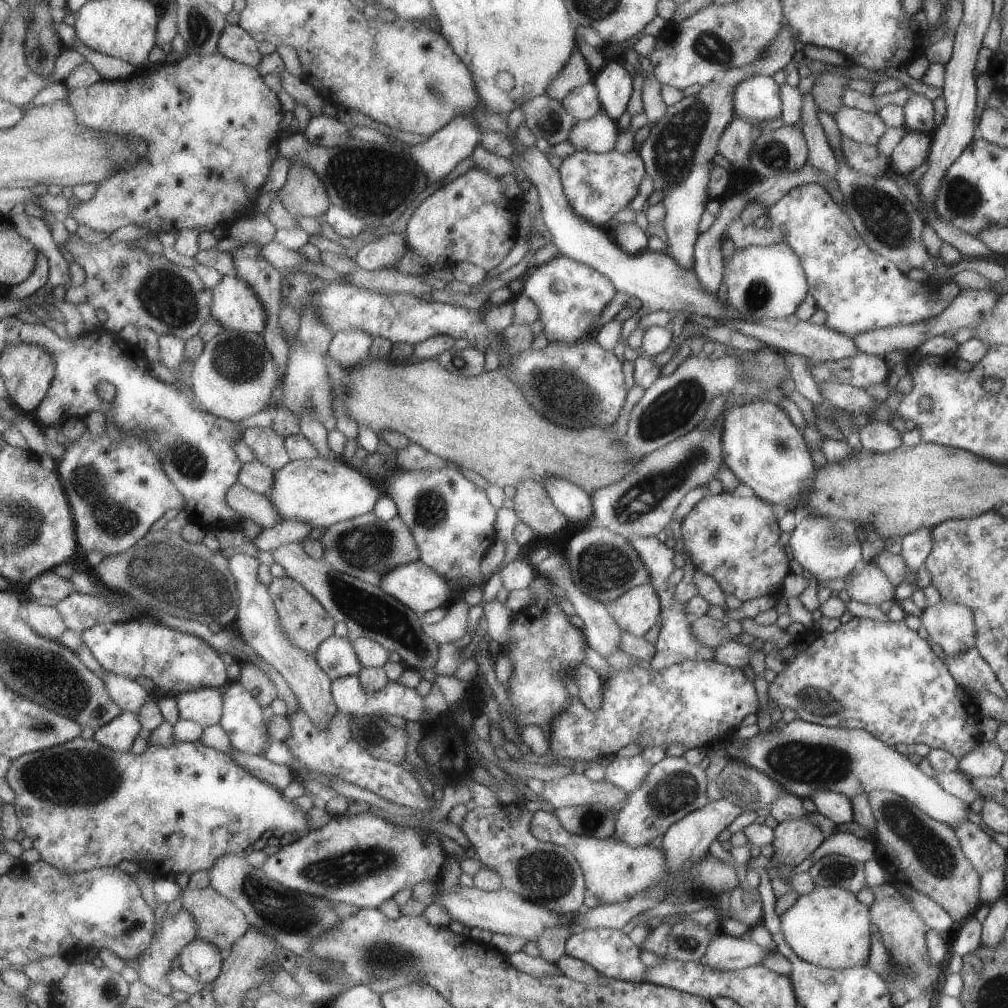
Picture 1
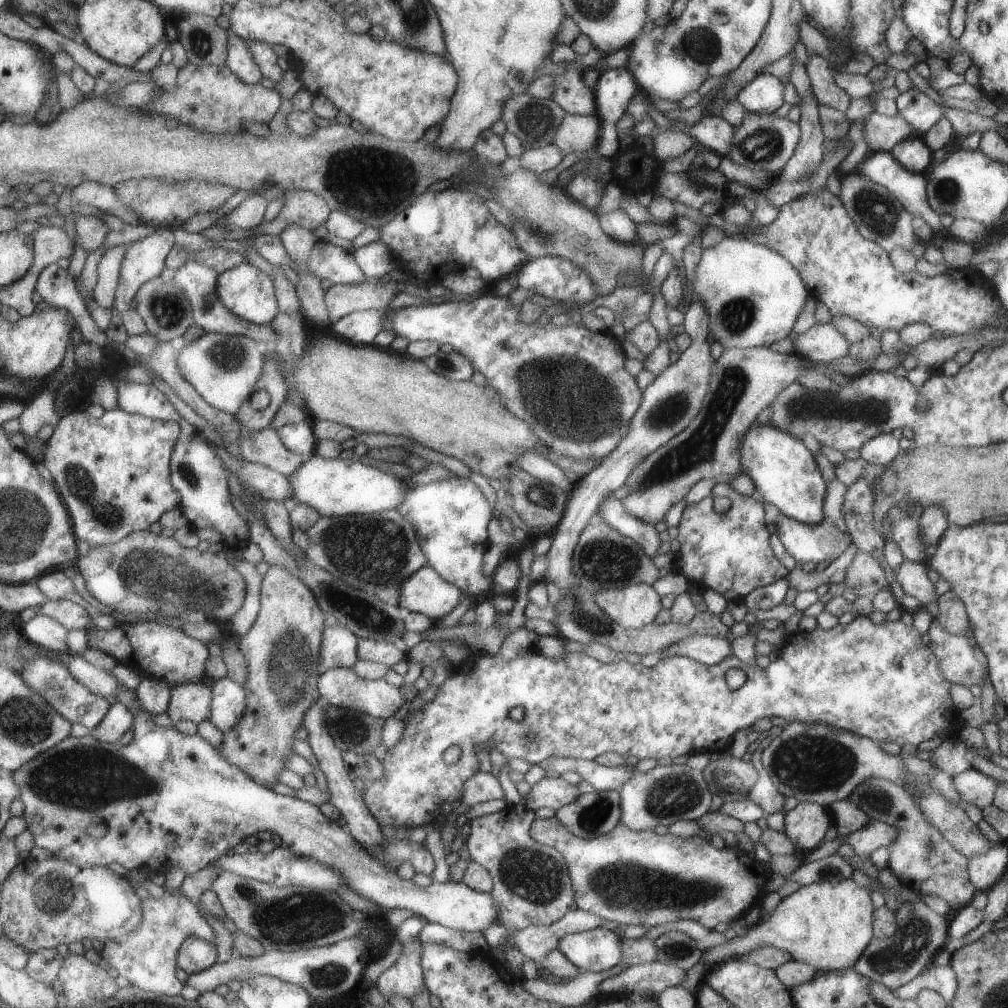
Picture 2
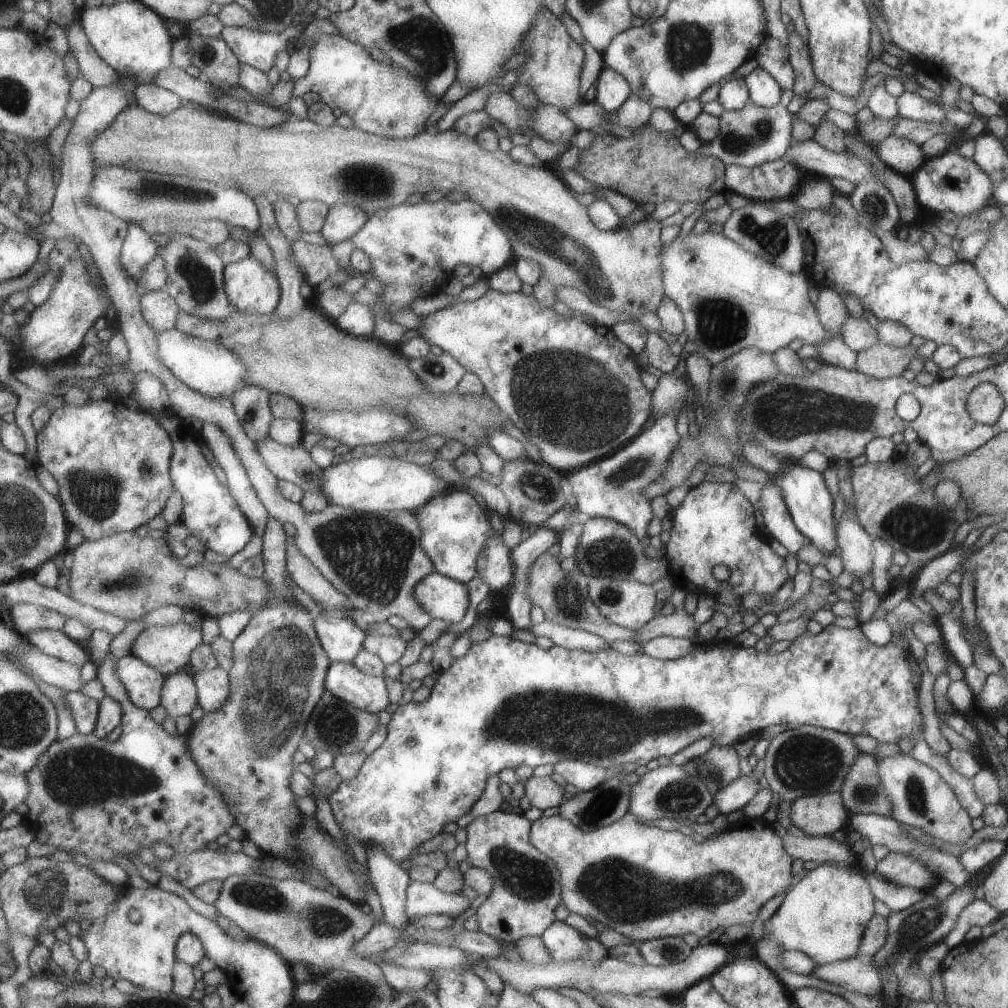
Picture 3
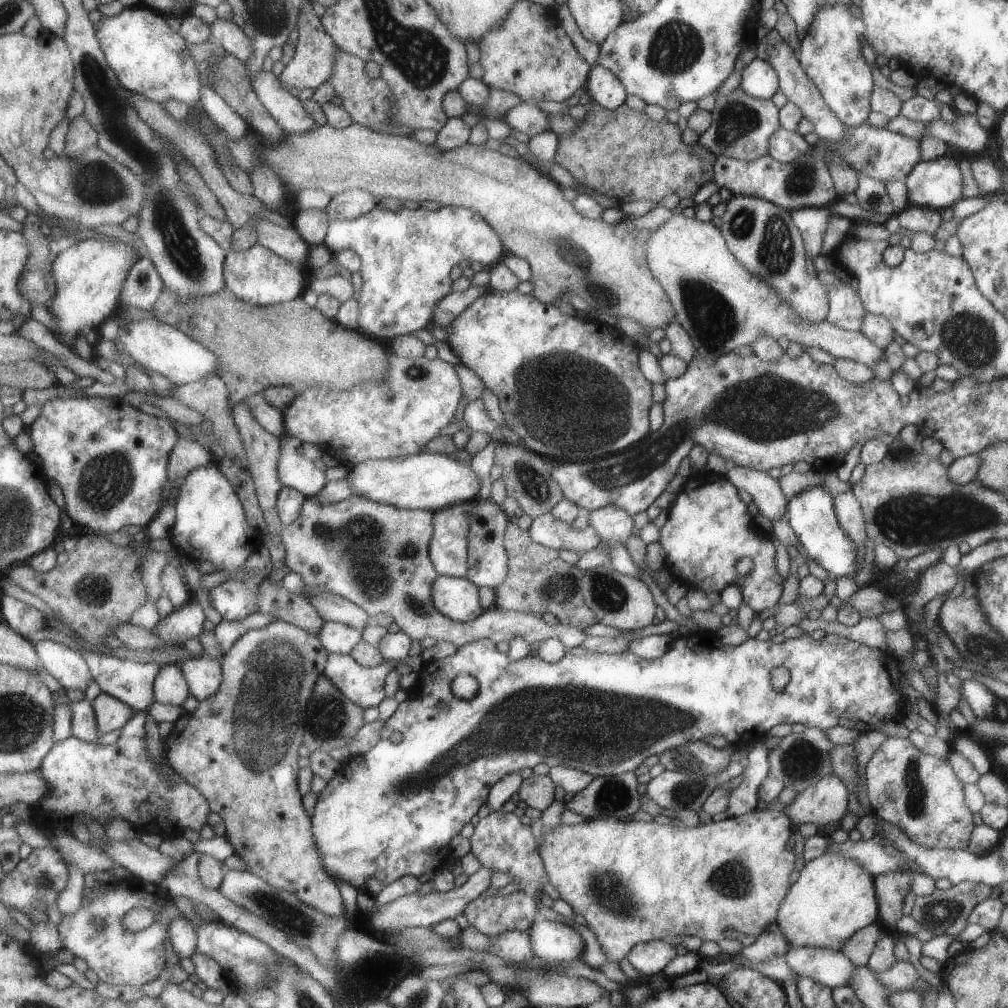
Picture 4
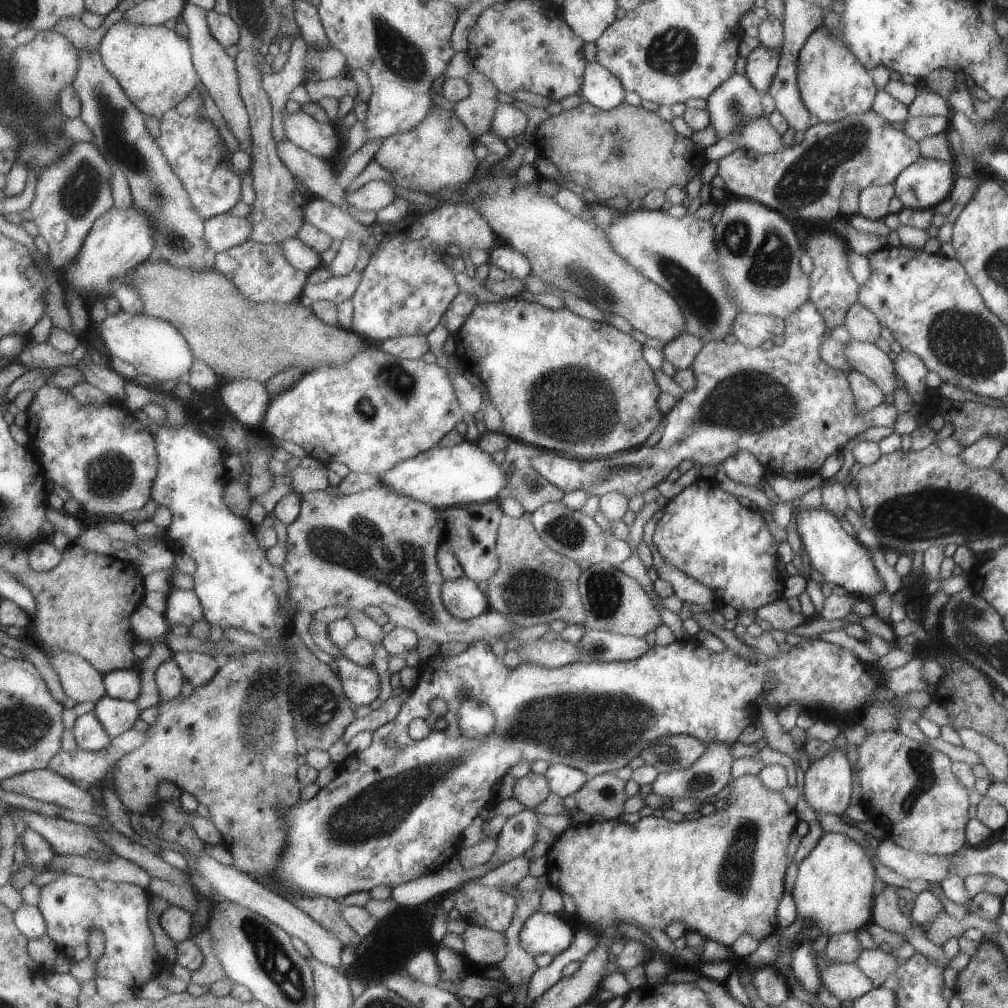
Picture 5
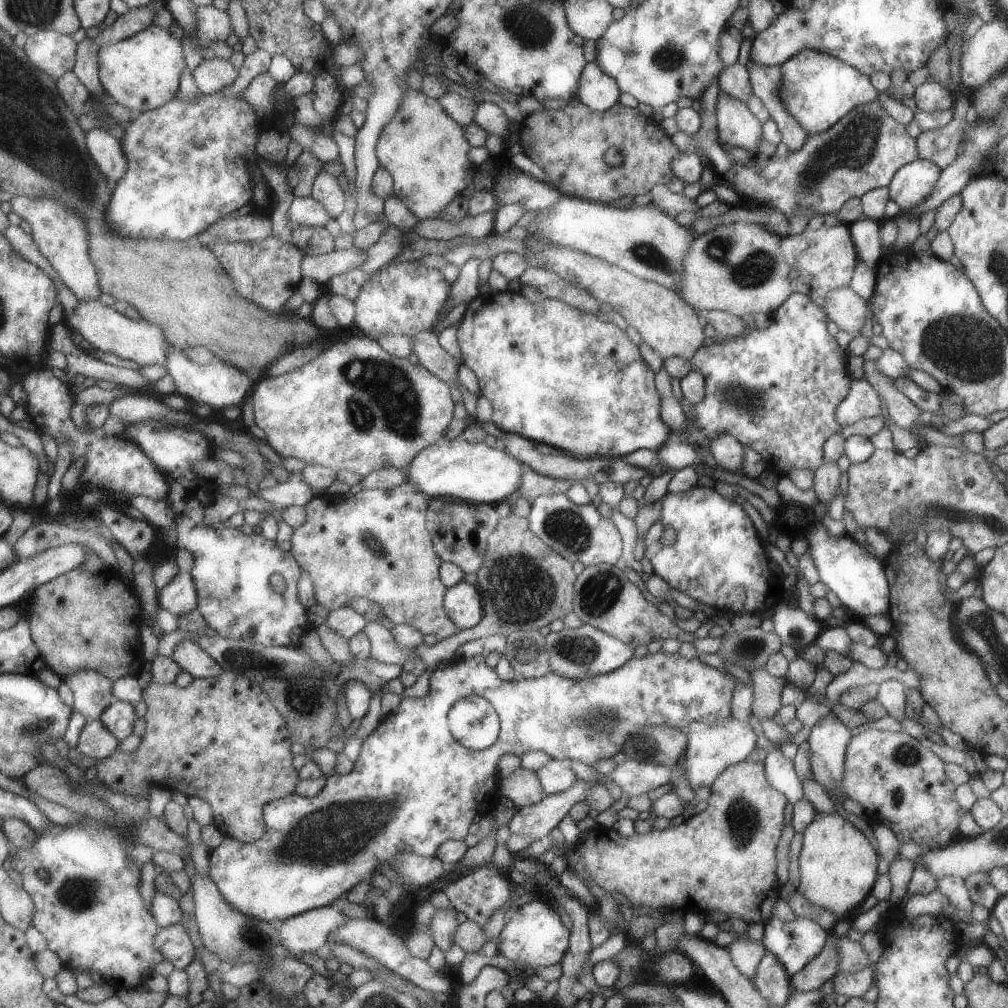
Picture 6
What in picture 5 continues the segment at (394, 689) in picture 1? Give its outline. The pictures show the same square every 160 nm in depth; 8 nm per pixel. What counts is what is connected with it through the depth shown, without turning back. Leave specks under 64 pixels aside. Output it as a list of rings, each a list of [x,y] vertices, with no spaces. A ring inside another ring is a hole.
[[[347,656],[336,659],[338,676],[343,682],[345,693],[355,705],[370,705],[380,699],[381,680],[379,672],[369,666],[362,666]]]

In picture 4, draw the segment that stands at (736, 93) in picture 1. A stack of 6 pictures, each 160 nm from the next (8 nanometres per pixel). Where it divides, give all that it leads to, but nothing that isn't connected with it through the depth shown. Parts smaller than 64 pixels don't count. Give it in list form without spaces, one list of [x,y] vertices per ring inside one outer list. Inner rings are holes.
[[[757,57],[742,70],[739,88],[749,96],[769,101],[777,92],[778,78],[776,72],[767,62]]]

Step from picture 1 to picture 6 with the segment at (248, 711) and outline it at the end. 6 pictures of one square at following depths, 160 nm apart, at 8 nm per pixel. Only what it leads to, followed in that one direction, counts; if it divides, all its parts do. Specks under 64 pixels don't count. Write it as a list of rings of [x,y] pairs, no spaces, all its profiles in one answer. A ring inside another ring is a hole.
[[[182,640],[176,645],[173,656],[182,670],[190,672],[196,679],[218,677],[222,666],[198,642]]]

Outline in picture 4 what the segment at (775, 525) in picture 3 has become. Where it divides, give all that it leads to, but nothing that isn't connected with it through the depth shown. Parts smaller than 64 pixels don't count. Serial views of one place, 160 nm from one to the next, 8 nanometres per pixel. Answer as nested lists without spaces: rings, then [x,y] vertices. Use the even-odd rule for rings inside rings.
[[[730,464],[724,476],[738,491],[745,490],[751,495],[758,519],[764,525],[770,525],[786,514],[787,498],[777,479],[767,472]]]

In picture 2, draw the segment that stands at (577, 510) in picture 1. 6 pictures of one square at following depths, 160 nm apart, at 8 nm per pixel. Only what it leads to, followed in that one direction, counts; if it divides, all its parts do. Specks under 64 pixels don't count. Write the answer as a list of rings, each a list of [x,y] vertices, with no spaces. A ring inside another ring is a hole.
[[[524,451],[518,455],[517,462],[519,469],[534,476],[537,480],[552,484],[556,489],[562,490],[566,496],[571,494],[574,483],[566,477],[564,470],[545,456],[532,451]]]

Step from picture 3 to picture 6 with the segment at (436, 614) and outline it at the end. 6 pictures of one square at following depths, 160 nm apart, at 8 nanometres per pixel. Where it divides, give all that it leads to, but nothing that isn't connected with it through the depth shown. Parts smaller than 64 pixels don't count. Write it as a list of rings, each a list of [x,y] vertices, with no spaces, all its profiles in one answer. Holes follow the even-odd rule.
[[[461,581],[448,587],[444,605],[461,632],[476,627],[486,616],[482,590],[477,584]]]

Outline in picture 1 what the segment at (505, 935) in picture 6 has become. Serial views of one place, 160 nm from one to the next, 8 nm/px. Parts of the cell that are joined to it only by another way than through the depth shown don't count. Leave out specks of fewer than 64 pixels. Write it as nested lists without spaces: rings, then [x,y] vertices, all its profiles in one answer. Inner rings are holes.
[[[593,927],[569,934],[563,944],[563,951],[571,958],[591,965],[601,976],[628,983],[638,984],[646,982],[646,966],[640,959],[639,948],[626,934],[617,929]]]

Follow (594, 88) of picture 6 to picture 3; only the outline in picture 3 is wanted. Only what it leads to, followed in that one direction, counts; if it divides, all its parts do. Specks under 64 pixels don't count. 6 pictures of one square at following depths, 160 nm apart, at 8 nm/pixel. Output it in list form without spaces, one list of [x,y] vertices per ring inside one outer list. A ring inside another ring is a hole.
[[[603,67],[595,84],[594,101],[606,111],[617,110],[631,93],[629,83],[618,72]]]

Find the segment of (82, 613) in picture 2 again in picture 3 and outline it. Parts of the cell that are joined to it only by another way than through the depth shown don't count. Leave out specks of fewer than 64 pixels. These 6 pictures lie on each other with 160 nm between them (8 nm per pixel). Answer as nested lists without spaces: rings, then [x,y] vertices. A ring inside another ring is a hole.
[[[31,603],[16,604],[10,608],[15,629],[24,636],[34,630],[64,629],[69,618],[58,610],[46,609]]]

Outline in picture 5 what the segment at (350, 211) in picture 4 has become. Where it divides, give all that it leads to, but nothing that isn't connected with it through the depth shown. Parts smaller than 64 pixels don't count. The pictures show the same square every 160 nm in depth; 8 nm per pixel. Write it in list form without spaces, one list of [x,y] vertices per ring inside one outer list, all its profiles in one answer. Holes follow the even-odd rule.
[[[373,180],[356,191],[348,192],[347,198],[349,198],[347,202],[351,206],[357,206],[359,210],[379,211],[382,208],[391,206],[398,197],[389,182]]]

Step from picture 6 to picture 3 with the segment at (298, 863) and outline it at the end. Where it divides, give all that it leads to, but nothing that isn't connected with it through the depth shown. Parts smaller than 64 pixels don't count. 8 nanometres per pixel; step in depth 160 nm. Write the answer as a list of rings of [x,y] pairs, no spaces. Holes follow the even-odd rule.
[[[836,625],[822,627],[818,634],[809,632],[797,636],[790,642],[789,647],[780,653],[756,652],[753,647],[744,648],[737,646],[721,646],[717,641],[705,641],[701,648],[694,650],[690,655],[678,659],[664,661],[654,659],[645,653],[635,656],[622,655],[609,648],[606,651],[592,653],[582,650],[571,650],[553,645],[544,650],[535,643],[526,643],[515,638],[492,635],[486,641],[475,642],[464,657],[459,657],[453,666],[446,671],[438,672],[439,678],[432,688],[432,695],[426,701],[418,703],[415,700],[407,704],[400,704],[392,708],[392,720],[386,739],[382,745],[370,755],[366,755],[362,767],[356,777],[344,780],[337,792],[330,797],[336,819],[341,828],[359,840],[365,847],[371,843],[383,847],[399,864],[415,852],[415,849],[430,838],[443,832],[445,824],[455,822],[459,816],[467,814],[475,802],[485,794],[485,786],[489,776],[499,774],[503,769],[514,769],[516,766],[529,766],[534,769],[540,764],[553,764],[559,759],[579,759],[589,764],[608,769],[612,765],[621,766],[625,762],[645,765],[649,760],[659,756],[671,756],[685,748],[688,744],[709,736],[712,746],[733,745],[741,740],[741,736],[758,736],[765,726],[773,724],[799,724],[813,725],[824,729],[831,729],[840,733],[852,735],[867,735],[879,743],[897,744],[902,738],[913,740],[923,739],[923,720],[917,705],[917,688],[919,683],[911,671],[913,655],[909,650],[907,639],[903,635],[891,635],[885,645],[871,643],[863,633],[860,625],[845,629]]]

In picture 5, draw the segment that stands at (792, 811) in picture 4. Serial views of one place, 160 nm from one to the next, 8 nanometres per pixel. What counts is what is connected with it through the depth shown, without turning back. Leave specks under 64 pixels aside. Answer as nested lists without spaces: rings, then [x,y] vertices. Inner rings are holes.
[[[835,746],[820,760],[809,764],[809,769],[803,776],[799,776],[799,788],[805,802],[815,813],[822,812],[840,817],[849,806],[851,798],[852,769],[843,752]]]

